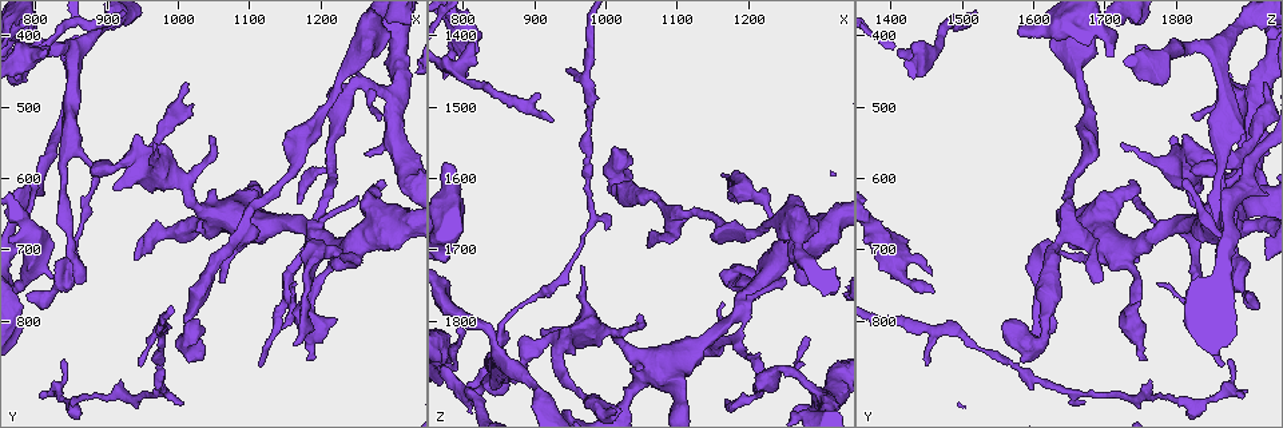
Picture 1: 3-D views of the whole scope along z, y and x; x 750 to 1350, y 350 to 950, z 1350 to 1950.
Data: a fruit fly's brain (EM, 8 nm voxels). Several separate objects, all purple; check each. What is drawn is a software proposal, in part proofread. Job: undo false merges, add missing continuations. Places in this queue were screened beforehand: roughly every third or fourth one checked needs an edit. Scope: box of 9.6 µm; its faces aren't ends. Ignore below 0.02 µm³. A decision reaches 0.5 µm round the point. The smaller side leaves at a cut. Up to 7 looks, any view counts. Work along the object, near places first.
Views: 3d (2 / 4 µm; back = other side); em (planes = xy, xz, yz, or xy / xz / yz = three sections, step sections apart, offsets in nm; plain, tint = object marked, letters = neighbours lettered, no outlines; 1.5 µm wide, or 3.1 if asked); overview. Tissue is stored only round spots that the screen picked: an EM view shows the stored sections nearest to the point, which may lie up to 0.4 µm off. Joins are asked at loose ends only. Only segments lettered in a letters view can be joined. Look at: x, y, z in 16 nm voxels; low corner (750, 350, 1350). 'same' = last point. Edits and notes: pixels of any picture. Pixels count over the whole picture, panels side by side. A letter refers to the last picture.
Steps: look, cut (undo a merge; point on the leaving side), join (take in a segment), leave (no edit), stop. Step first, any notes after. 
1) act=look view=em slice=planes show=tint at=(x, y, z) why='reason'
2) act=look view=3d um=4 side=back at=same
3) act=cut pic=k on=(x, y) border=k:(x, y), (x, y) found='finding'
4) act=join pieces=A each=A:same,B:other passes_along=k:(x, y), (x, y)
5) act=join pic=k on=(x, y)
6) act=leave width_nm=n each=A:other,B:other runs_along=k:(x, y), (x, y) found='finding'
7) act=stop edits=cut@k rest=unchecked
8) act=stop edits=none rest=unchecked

act=look view=3d um=4 at=(790, 600, 1815) why='tapers out'

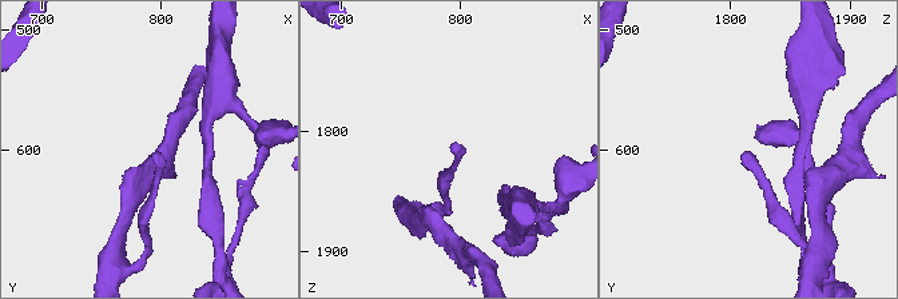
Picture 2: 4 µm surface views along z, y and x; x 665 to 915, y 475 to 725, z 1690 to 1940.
act=look view=em slice=xz step=8 show=letters at=(790, 602, 1816) why='need the tissue'

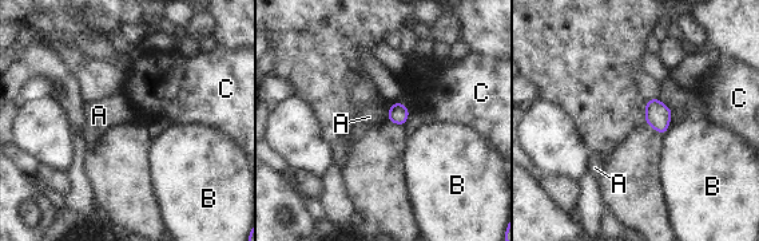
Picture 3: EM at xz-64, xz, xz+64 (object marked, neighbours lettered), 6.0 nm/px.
act=leave each=A:other,B:other,C:other border=3:(390, 105), (386, 119) found='none of them fits'

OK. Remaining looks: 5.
act=look view=em slice=planes show=letters at=(855, 700, 1880) why='narrows sharply'

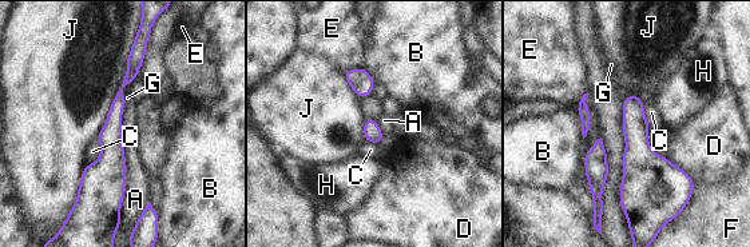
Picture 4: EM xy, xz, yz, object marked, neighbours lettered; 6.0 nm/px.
act=leave width_nm=110 each=A:other,B:other,C:other,D:other,E:other,F:other,G:other,H:other,J:other border=4:(130, 83), (124, 87), (123, 107) found='continuous, no second neuron'

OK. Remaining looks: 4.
act=look view=3d um=2 at=(1170, 635, 1915) why='free end'

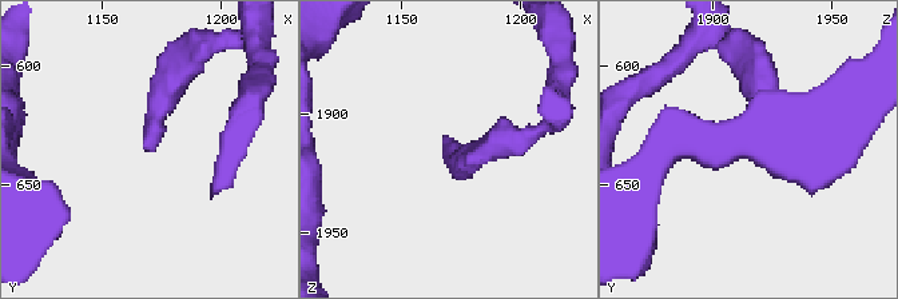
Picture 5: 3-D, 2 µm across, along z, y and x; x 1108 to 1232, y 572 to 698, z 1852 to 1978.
act=look view=em slice=xz step=8 show=plain at=(1172, 636, 1912)

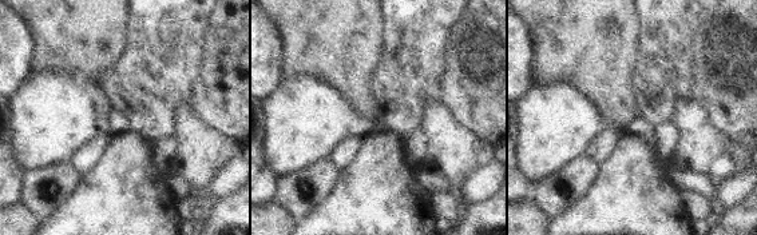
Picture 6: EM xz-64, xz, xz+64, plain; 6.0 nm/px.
act=look view=em slice=xz step=8 show=letters at=same why='see the neighbours'

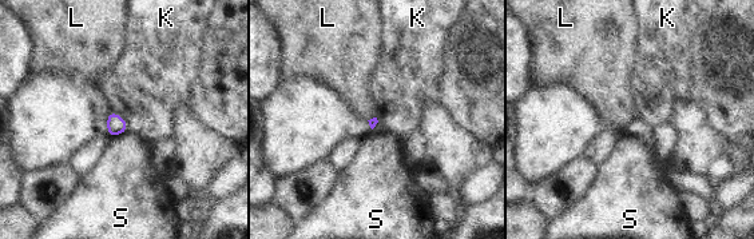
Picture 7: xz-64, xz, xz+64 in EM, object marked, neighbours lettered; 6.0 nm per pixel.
act=leave each=K:other,L:other,S:other border=7:(111, 110), (126, 122), (127, 131) found='none of them fits'

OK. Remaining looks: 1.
act=stop edits=none rest=unchecked

